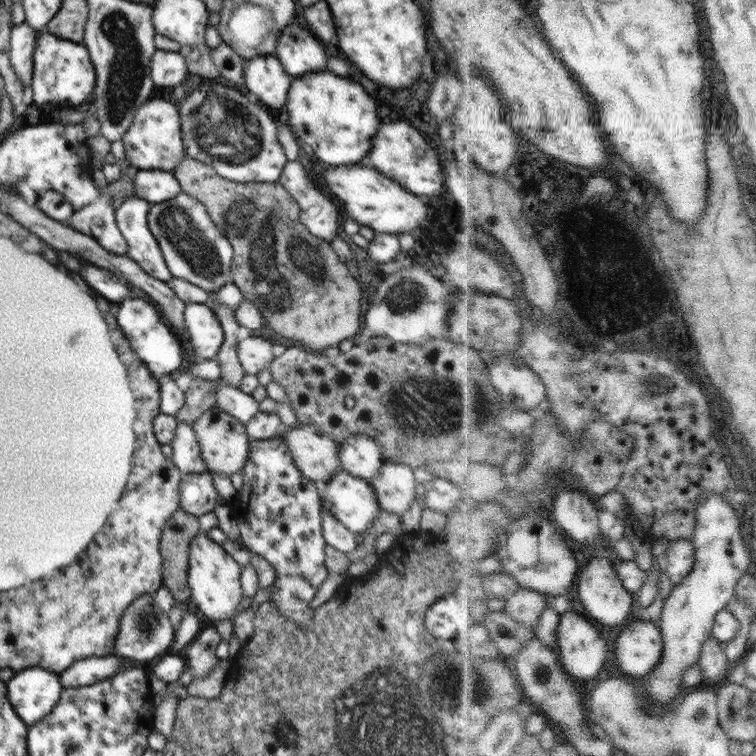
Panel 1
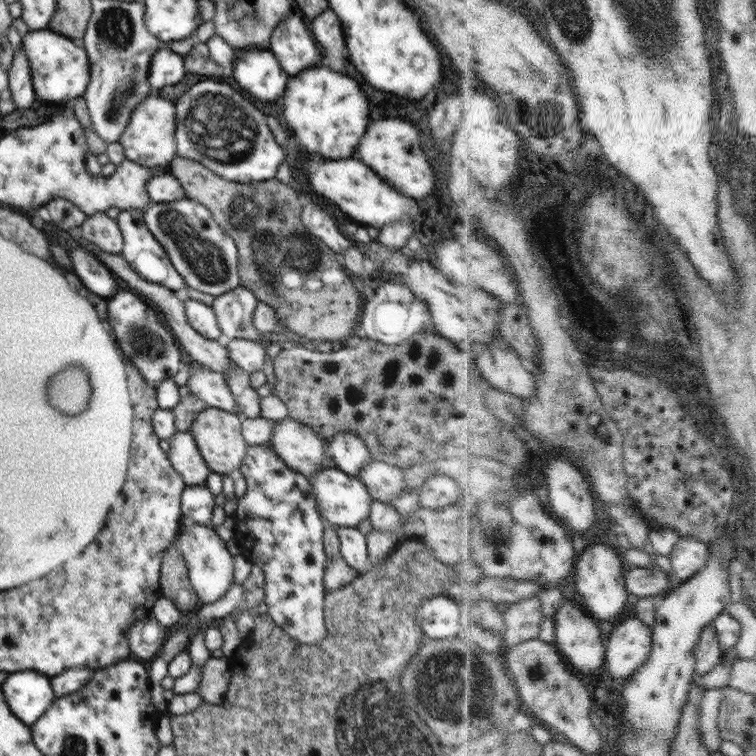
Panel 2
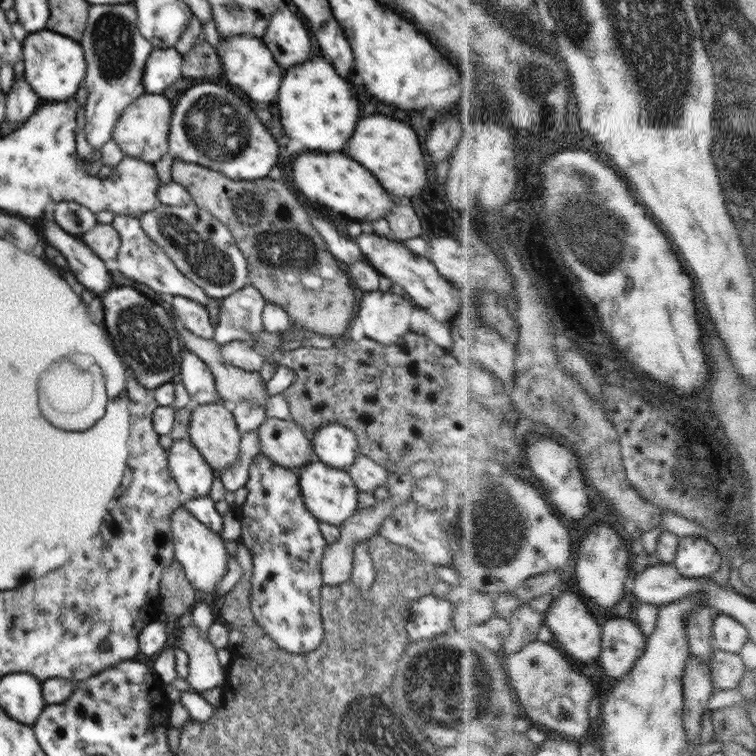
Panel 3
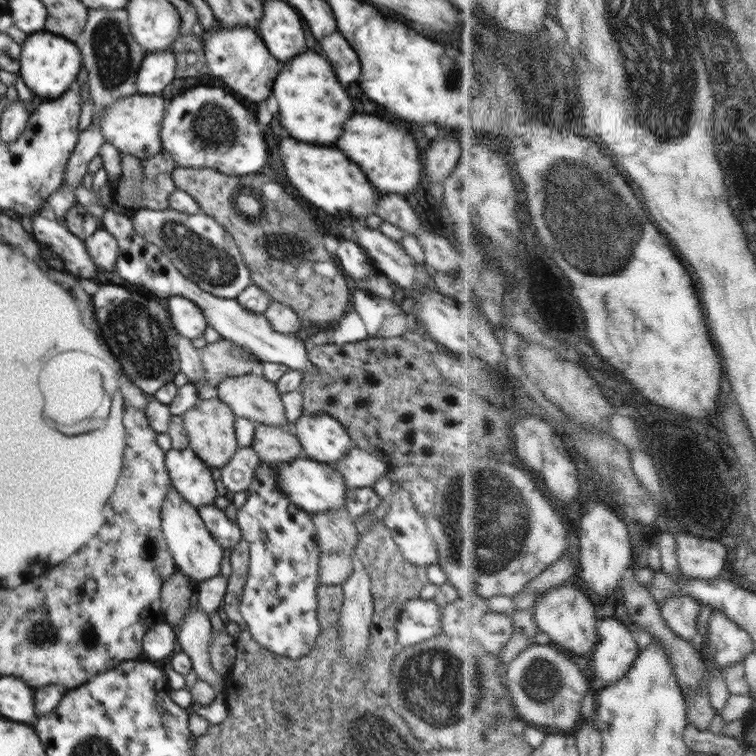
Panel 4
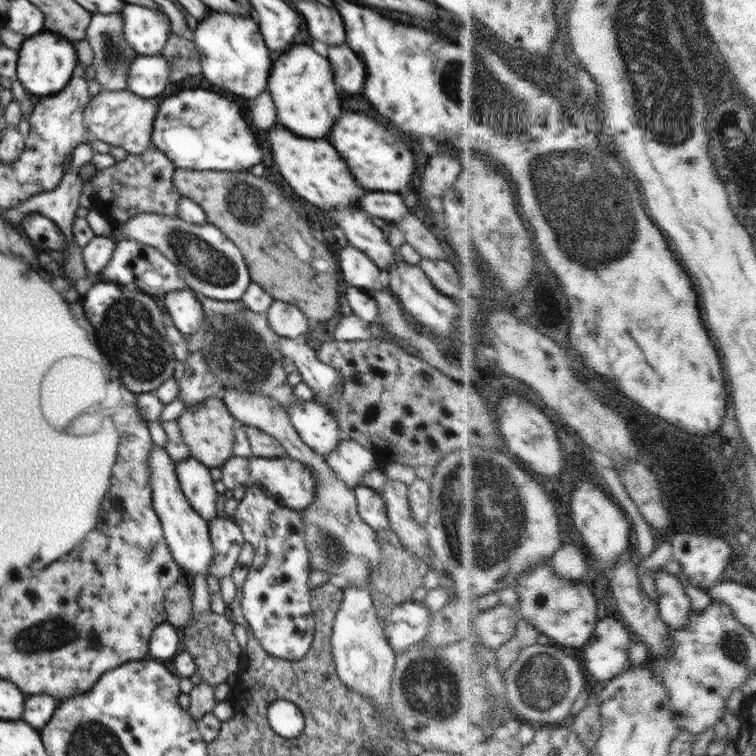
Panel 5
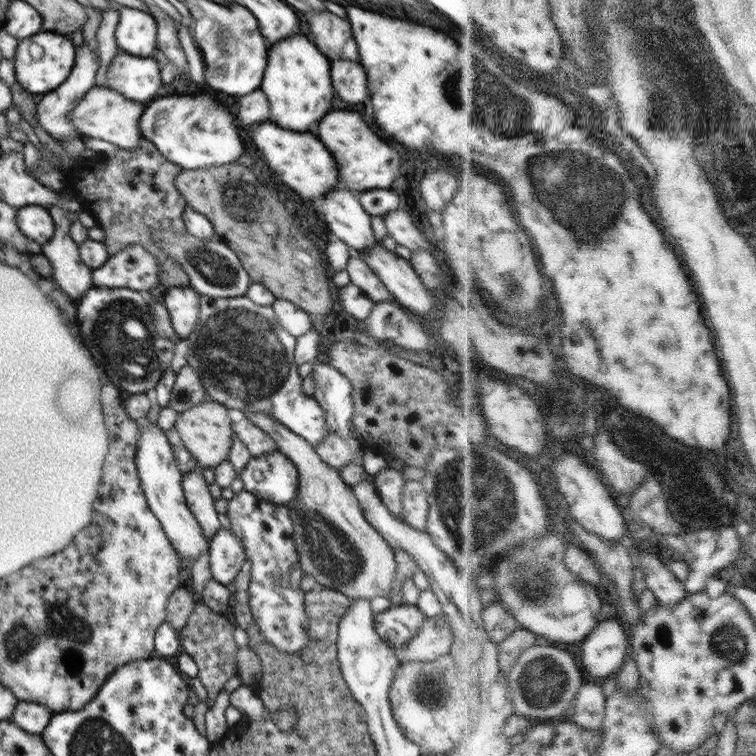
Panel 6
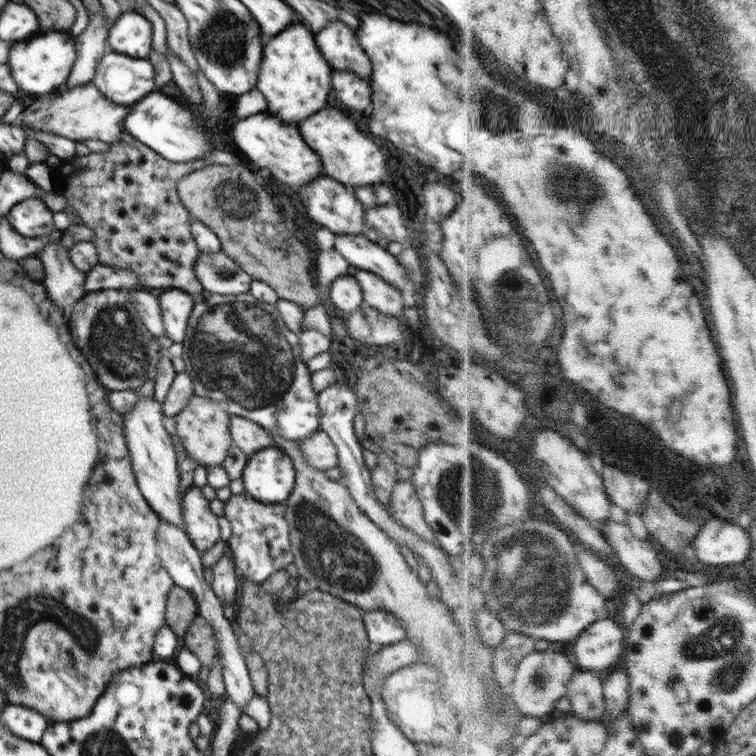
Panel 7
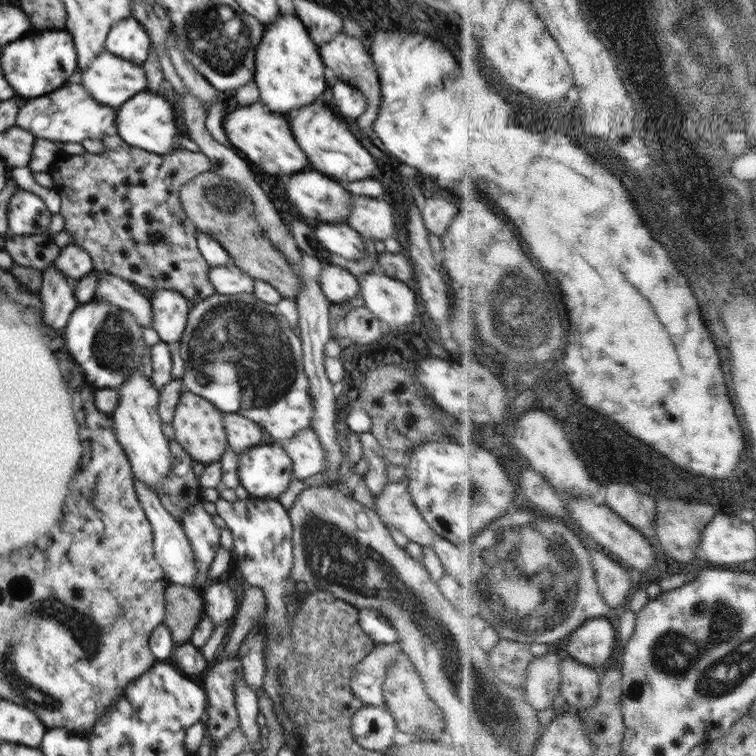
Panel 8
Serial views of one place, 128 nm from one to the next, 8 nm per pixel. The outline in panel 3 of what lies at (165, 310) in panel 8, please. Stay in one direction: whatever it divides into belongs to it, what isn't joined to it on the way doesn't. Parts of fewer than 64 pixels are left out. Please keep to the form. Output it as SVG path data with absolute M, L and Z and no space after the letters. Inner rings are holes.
M173 297L169 300L174 307L176 321L181 327L186 327L198 337L213 338L214 326L212 326L212 320L204 305L184 297Z

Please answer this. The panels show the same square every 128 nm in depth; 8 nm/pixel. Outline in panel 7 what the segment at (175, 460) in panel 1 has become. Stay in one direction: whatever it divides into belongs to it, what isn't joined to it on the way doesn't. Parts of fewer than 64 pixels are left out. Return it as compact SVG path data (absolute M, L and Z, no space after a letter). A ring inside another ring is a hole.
M194 484L188 487L188 491L184 493L182 498L182 517L184 517L184 523L186 524L185 532L192 544L200 551L200 554L204 553L206 549L210 549L220 540L219 516L210 509L210 501L204 497L202 489Z

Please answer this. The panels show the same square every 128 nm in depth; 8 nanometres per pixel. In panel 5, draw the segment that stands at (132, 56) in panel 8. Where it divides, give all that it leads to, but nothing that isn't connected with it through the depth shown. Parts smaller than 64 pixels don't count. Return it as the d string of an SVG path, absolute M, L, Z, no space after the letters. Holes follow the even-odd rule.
M125 3L121 10L124 37L139 55L158 55L167 43L170 19L158 9Z

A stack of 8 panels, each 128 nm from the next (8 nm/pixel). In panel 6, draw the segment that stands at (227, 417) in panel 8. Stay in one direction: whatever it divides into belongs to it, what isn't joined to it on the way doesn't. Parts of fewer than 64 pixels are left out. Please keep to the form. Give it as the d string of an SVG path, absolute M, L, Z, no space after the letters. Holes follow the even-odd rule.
M246 417L233 422L232 430L233 438L242 441L253 457L278 450L274 439Z

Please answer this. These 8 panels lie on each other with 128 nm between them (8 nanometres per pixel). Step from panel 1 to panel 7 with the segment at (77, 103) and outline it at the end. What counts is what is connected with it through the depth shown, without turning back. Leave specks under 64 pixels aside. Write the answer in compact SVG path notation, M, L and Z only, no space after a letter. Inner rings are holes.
M39 31L34 36L14 41L8 54L10 73L19 90L33 98L62 88L76 60L75 39L67 31Z

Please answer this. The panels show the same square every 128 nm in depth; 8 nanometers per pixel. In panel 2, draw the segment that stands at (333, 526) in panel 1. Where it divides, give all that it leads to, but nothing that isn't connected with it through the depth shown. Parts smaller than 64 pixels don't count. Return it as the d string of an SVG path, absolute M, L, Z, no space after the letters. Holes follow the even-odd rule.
M335 527L335 532L340 538L339 556L342 556L358 575L369 572L371 567L368 562L367 536L356 527Z

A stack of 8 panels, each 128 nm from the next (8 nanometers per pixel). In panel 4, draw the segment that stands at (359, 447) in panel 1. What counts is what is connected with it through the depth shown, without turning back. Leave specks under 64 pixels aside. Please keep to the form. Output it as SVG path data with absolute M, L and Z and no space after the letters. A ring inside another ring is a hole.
M301 414L292 422L292 430L307 458L336 463L344 460L354 447L346 427L330 414Z

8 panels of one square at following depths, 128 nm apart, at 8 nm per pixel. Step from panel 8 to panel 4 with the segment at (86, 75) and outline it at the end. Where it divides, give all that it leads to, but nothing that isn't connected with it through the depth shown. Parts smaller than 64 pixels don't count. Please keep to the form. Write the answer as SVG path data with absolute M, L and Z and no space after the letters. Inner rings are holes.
M172 51L147 53L138 70L136 89L142 94L160 94L176 80L176 68L176 55Z

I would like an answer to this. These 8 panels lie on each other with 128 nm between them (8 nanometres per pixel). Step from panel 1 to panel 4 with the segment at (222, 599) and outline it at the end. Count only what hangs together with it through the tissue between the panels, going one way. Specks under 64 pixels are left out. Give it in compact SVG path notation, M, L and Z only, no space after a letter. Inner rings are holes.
M174 486L170 488L170 492L164 498L160 514L166 544L172 553L177 570L198 583L208 580L208 578L214 578L214 576L221 576L220 564L222 564L222 560L225 560L224 550L206 529L197 508L186 502Z

